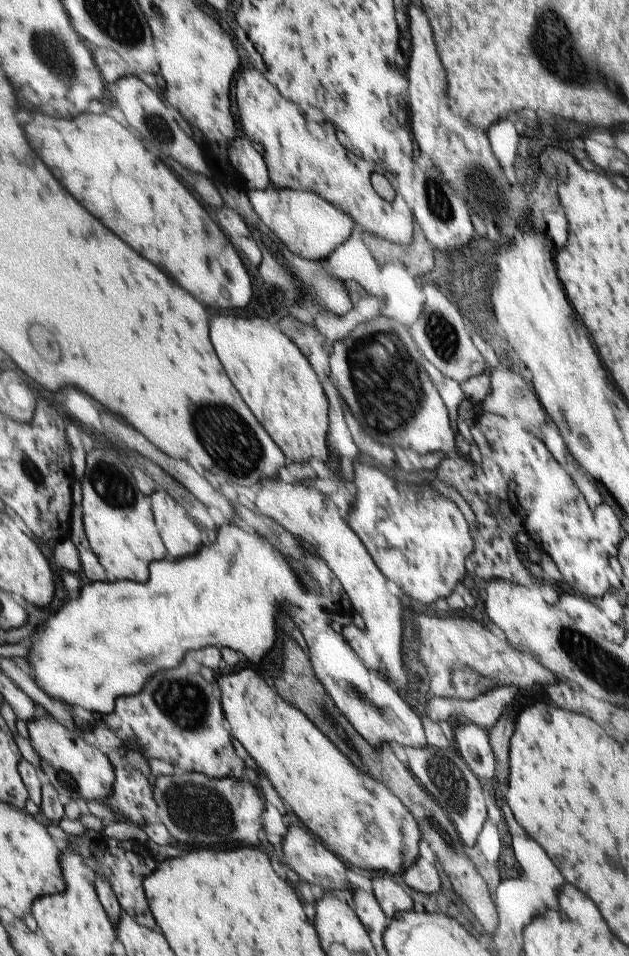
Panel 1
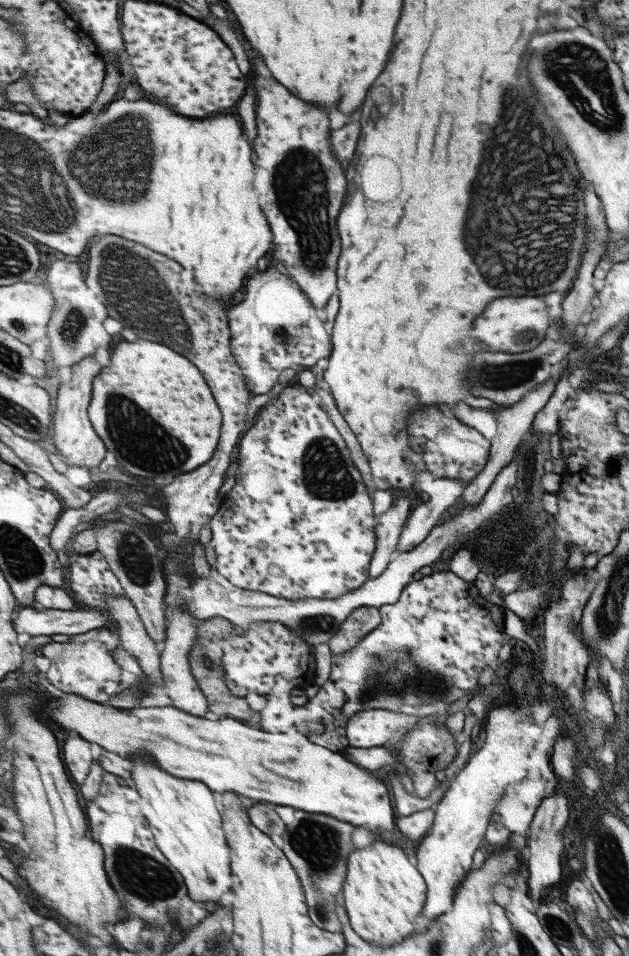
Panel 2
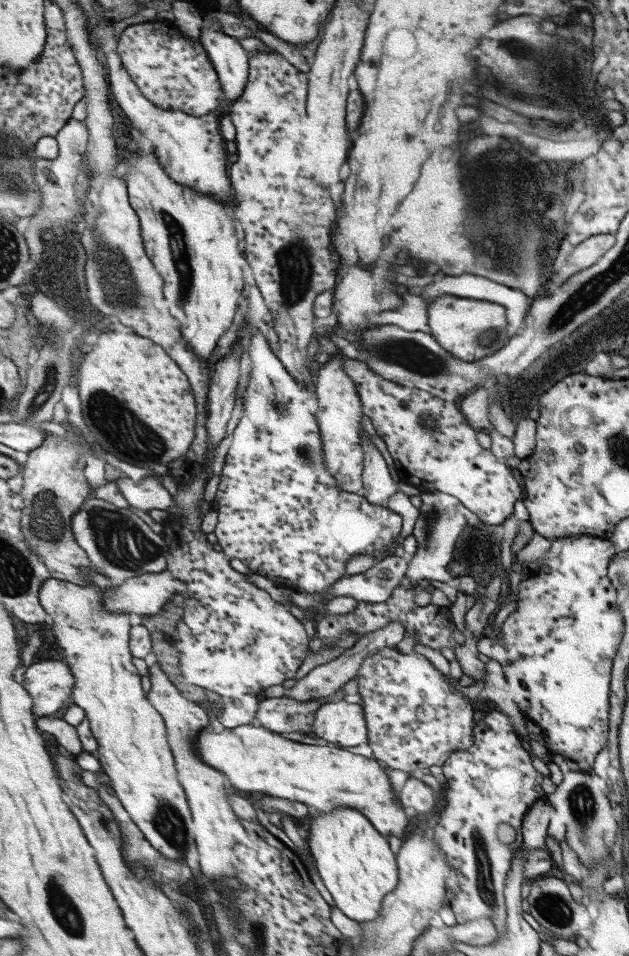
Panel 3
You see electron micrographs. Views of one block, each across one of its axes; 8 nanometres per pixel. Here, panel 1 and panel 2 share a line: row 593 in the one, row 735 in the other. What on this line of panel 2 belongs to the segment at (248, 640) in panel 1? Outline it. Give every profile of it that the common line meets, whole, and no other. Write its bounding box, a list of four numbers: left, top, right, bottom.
[47,694,395,836]

